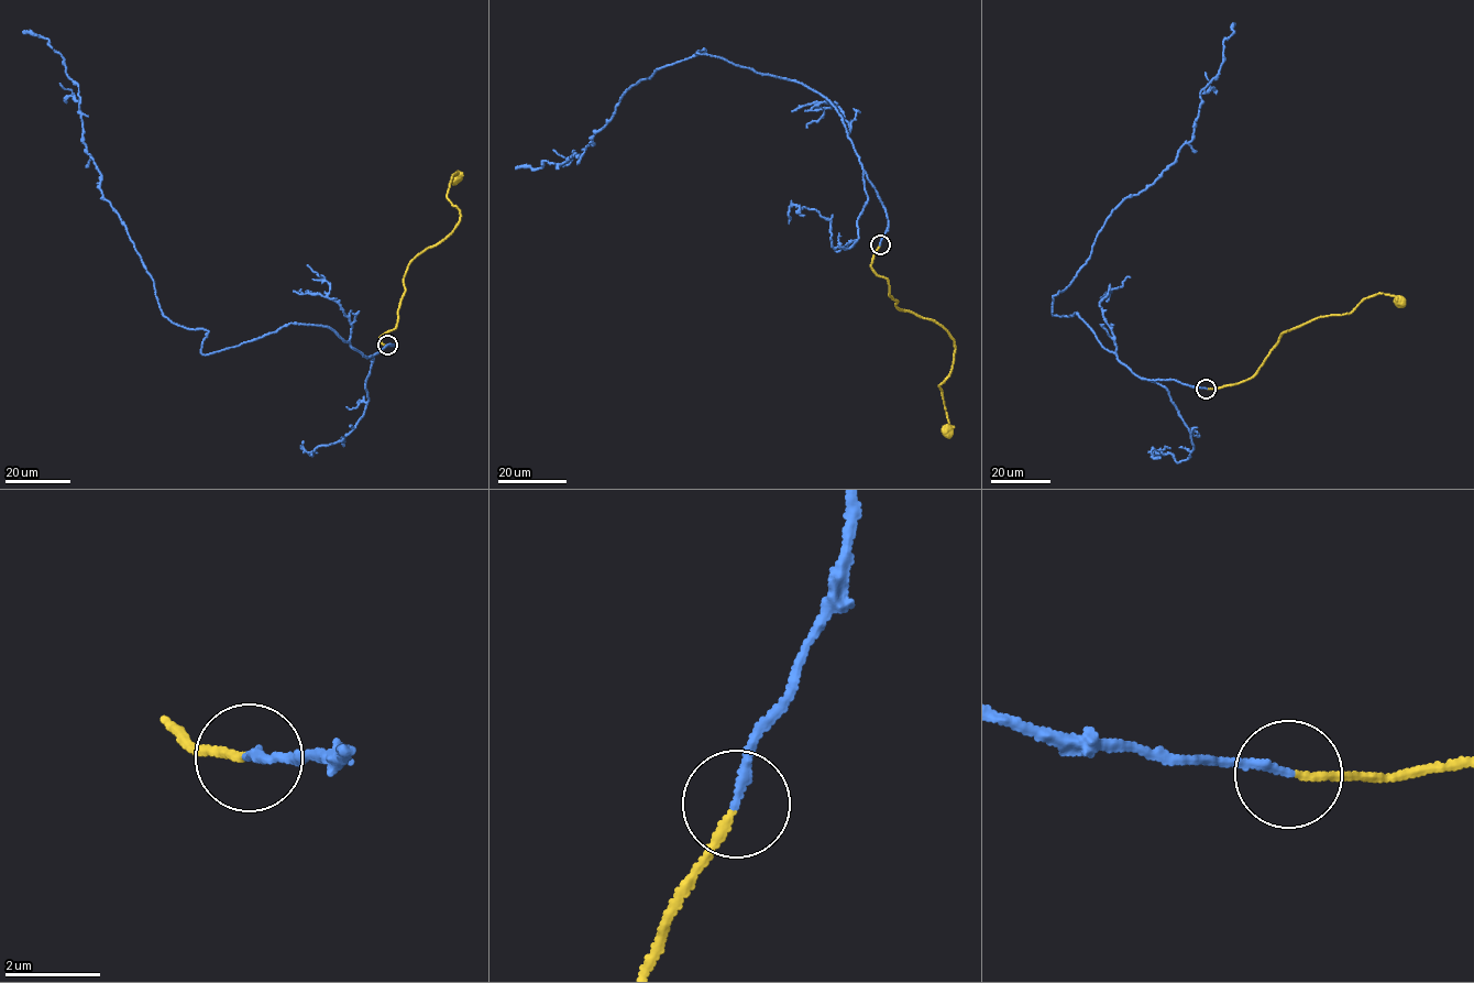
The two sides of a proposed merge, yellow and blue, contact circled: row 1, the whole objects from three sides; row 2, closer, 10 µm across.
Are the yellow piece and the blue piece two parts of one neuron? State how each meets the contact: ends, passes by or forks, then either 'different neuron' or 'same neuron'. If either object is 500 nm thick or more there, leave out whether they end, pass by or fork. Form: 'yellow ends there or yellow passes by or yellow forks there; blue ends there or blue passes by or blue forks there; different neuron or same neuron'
yellow ends there; blue ends there; same neuron

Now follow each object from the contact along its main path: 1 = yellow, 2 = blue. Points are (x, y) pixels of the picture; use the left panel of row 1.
1: (387, 345), (380, 339), (396, 327), (408, 264), (459, 222), (457, 206), (447, 197), (455, 177)
2: (387, 346), (366, 357), (288, 323), (202, 353), (208, 331), (165, 317), (103, 196), (64, 57), (22, 31)

